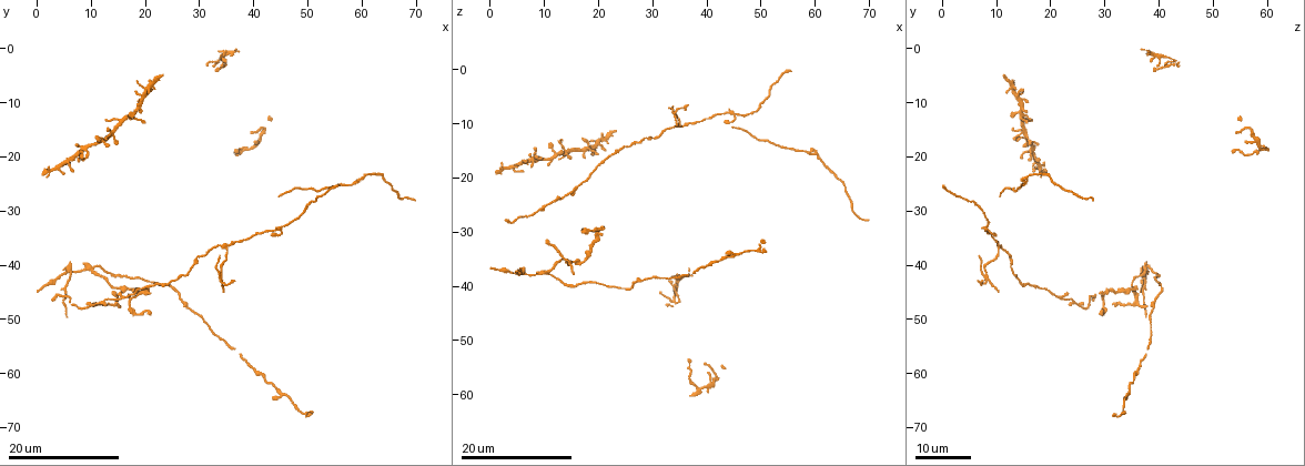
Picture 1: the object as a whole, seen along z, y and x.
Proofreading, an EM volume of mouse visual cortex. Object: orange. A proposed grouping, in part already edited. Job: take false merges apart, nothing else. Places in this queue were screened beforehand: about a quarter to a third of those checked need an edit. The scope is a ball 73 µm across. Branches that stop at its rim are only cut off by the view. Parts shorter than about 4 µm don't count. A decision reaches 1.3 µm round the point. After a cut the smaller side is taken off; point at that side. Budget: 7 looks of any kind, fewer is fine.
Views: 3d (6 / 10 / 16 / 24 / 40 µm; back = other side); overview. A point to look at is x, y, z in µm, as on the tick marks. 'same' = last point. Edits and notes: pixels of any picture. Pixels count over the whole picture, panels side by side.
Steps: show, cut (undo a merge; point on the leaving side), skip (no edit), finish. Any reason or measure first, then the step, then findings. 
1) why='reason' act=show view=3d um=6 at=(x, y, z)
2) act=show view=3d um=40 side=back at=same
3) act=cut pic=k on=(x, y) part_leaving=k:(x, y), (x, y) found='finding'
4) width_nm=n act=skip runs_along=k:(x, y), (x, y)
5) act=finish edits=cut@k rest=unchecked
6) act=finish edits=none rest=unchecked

why='looks like a crossing' act=show view=3d um=24 at=(18.0, 12.5, 14.5)

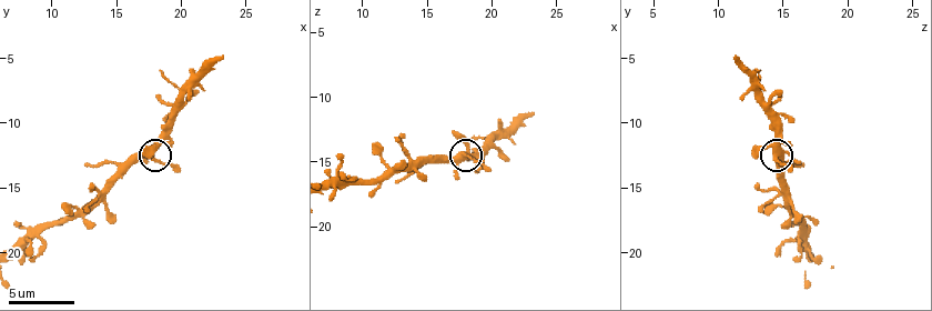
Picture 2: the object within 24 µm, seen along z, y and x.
act=show view=3d um=10 at=(18.0, 12.4, 14.6)

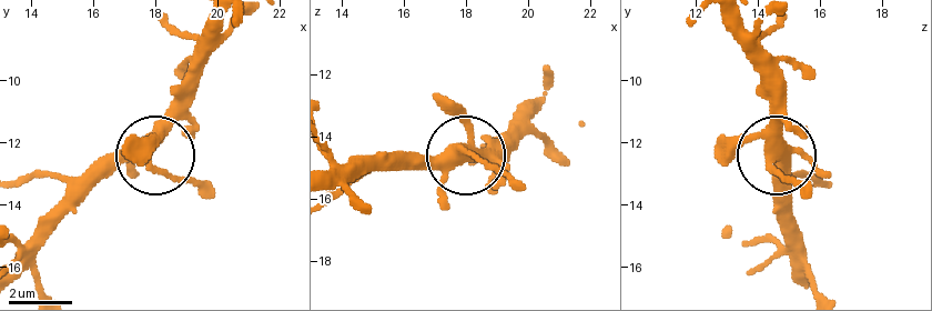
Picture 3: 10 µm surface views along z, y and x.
width_nm=340 act=skip runs_along=3:(336, 187), (375, 171), (466, 154), (487, 160), (516, 184) found='all the same neuron'

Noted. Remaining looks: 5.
act=show view=3d um=16 at=(12.2, 16.8, 16.0)

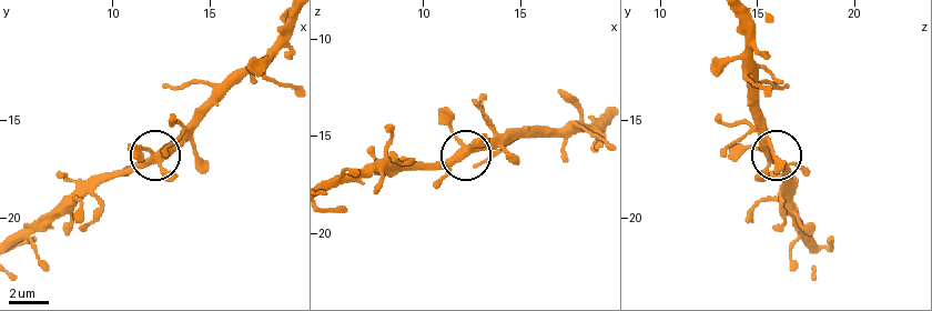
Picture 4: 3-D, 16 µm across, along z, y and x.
act=show view=3d um=16 side=back at=(12.2, 17.1, 15.9)

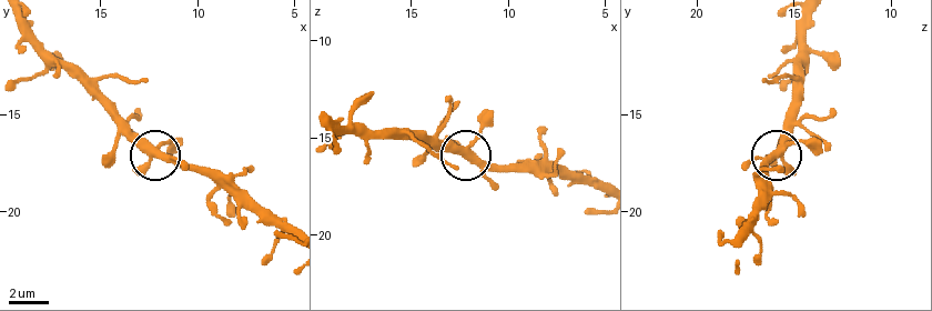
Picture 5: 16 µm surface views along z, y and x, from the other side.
arms=4 act=skip runs_along=5:(603, 191), (534, 169), (504, 169), (449, 151), (431, 137) found='all the same neuron'

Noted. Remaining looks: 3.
why='arms run side by side' act=show view=3d um=24 at=(45.0, 33.0, 8.5)

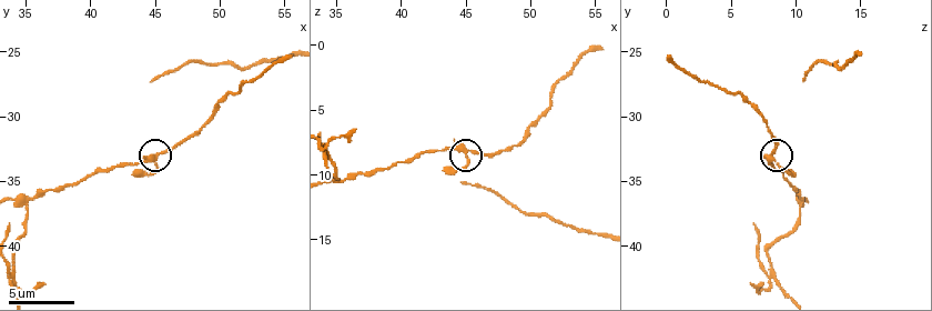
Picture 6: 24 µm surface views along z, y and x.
act=show view=3d um=10 at=(44.8, 33.2, 8.0)

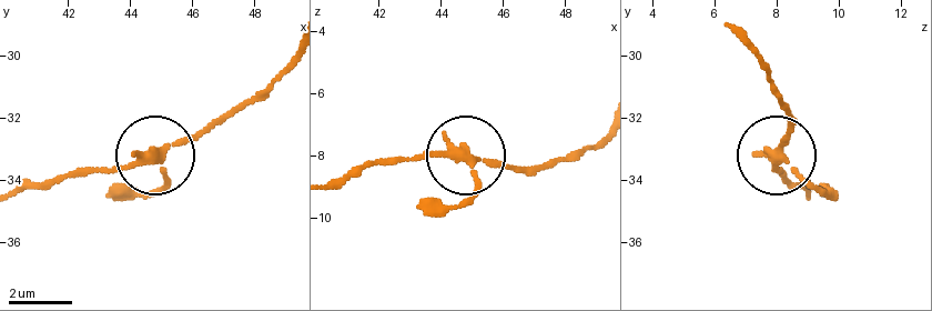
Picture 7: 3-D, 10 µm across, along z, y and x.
arms=4 act=skip found='continuous, no second neuron'

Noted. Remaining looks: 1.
why='three-way junction' act=show view=3d um=16 at=(35.0, 36.4, 10.2)

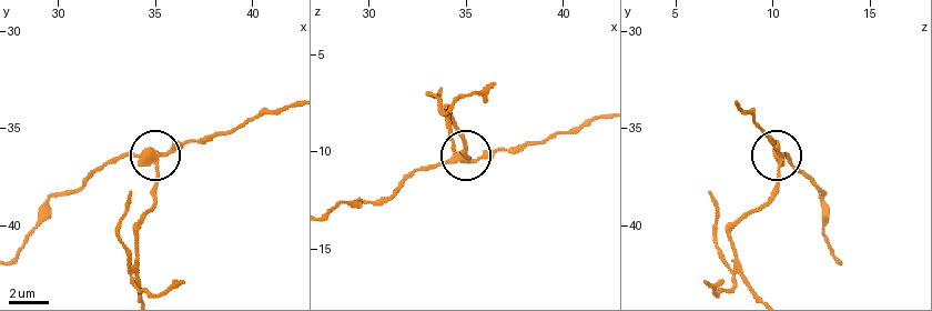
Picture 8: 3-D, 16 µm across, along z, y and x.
act=cut pic=8 on=(155, 182) part_leaving=8:(147, 156), (156, 199), (131, 260), (117, 229), (130, 191) found='a second neuron is stuck on'

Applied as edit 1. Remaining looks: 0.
act=finish edits=cut@8 rest=unchecked

